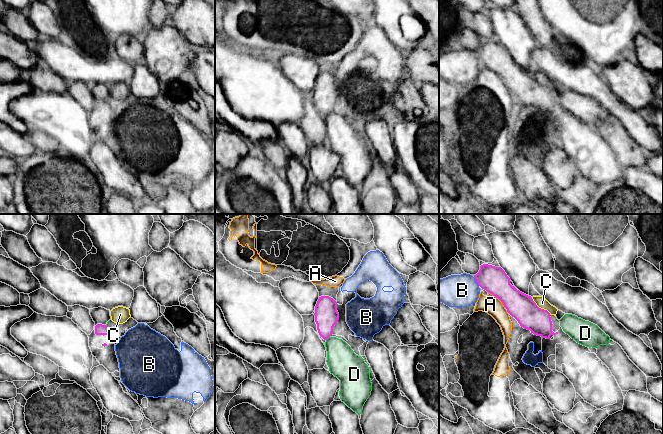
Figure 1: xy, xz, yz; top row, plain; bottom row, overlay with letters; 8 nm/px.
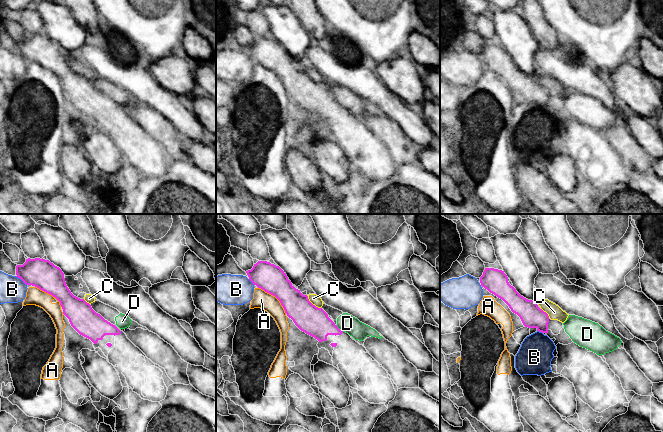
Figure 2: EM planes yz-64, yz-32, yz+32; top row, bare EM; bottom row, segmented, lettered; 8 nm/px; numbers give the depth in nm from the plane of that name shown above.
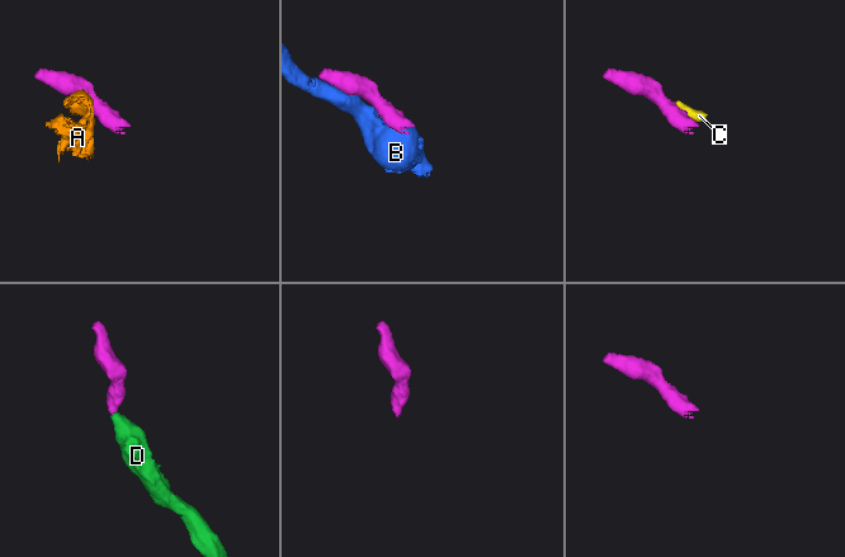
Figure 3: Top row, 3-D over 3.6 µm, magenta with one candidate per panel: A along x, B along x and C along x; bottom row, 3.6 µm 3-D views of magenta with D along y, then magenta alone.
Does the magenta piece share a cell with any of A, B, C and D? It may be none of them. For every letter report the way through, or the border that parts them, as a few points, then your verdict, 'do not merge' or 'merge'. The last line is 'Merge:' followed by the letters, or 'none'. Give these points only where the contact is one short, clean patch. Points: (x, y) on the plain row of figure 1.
A: border along yz (488, 68), (494, 71), (505, 83); do not merge
B: do not merge
C: border along yz (531, 73), (539, 83), (546, 85), (550, 89); do not merge
D: border along xz (329, 112), (326, 116); do not merge
Merge: none

